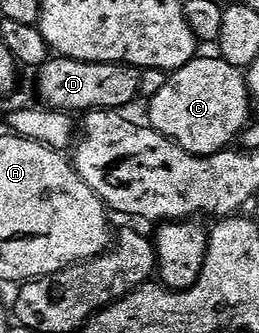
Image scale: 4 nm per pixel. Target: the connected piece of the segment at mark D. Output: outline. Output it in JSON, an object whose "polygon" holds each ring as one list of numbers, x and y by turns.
{"polygon":[[54,55,52,58,47,59,41,67,38,67,35,74,37,74,37,92,41,95,40,103,55,108,58,112,67,112,70,114,84,114,98,110,125,110,125,107,127,107,133,99,138,99,141,91,141,72,138,71,138,69,132,68,130,64,96,64,95,62,79,62,78,60,67,58,66,56]]}

